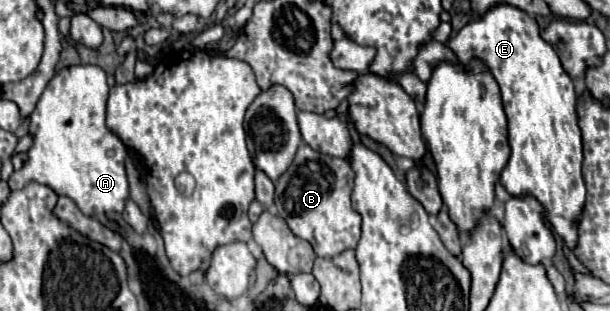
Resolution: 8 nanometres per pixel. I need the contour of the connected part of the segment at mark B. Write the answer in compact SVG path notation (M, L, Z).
M301 143L293 163L289 165L289 169L277 179L275 183L275 207L277 207L277 215L283 217L289 225L289 229L309 241L317 253L317 257L335 257L341 255L347 249L355 249L359 239L361 239L361 215L351 207L351 189L353 189L353 171L347 159L339 159L339 157L331 157L331 155L323 155L319 151L309 149L309 145Z

